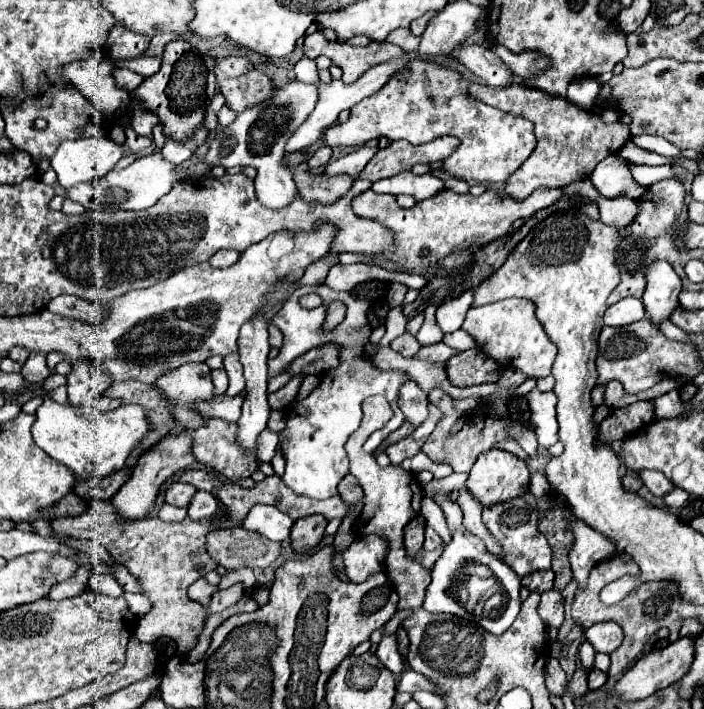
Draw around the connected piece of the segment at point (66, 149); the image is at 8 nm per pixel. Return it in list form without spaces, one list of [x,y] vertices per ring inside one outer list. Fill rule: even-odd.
[[[89,137],[83,141],[63,141],[59,145],[59,149],[55,151],[55,155],[51,157],[51,167],[57,173],[57,183],[65,189],[71,189],[77,183],[95,181],[99,177],[105,177],[123,155],[125,155],[125,147],[115,143],[109,137]]]

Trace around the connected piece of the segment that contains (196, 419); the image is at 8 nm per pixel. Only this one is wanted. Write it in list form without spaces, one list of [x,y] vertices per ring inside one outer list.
[[[185,363],[183,367],[161,375],[155,381],[173,403],[175,417],[185,429],[203,427],[209,417],[195,411],[191,405],[195,401],[209,401],[215,397],[211,383],[211,369],[205,363]]]

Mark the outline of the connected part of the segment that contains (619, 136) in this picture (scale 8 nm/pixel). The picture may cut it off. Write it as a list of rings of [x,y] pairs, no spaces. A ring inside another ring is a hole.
[[[513,83],[509,87],[491,87],[491,85],[469,85],[469,95],[489,103],[491,107],[497,107],[501,111],[507,111],[511,115],[519,115],[529,119],[535,125],[535,137],[537,145],[529,159],[505,181],[505,193],[517,201],[523,201],[539,187],[565,187],[573,181],[585,179],[591,175],[597,163],[601,163],[607,155],[617,153],[629,139],[631,131],[629,125],[615,121],[605,123],[599,113],[585,111],[571,103],[565,97],[555,97],[553,93],[531,89],[519,83]]]

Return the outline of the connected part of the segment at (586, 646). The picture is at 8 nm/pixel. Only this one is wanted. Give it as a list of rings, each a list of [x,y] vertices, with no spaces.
[[[583,643],[581,649],[579,649],[579,655],[581,655],[581,665],[591,669],[593,667],[593,657],[595,657],[595,649],[591,647],[591,643]]]

